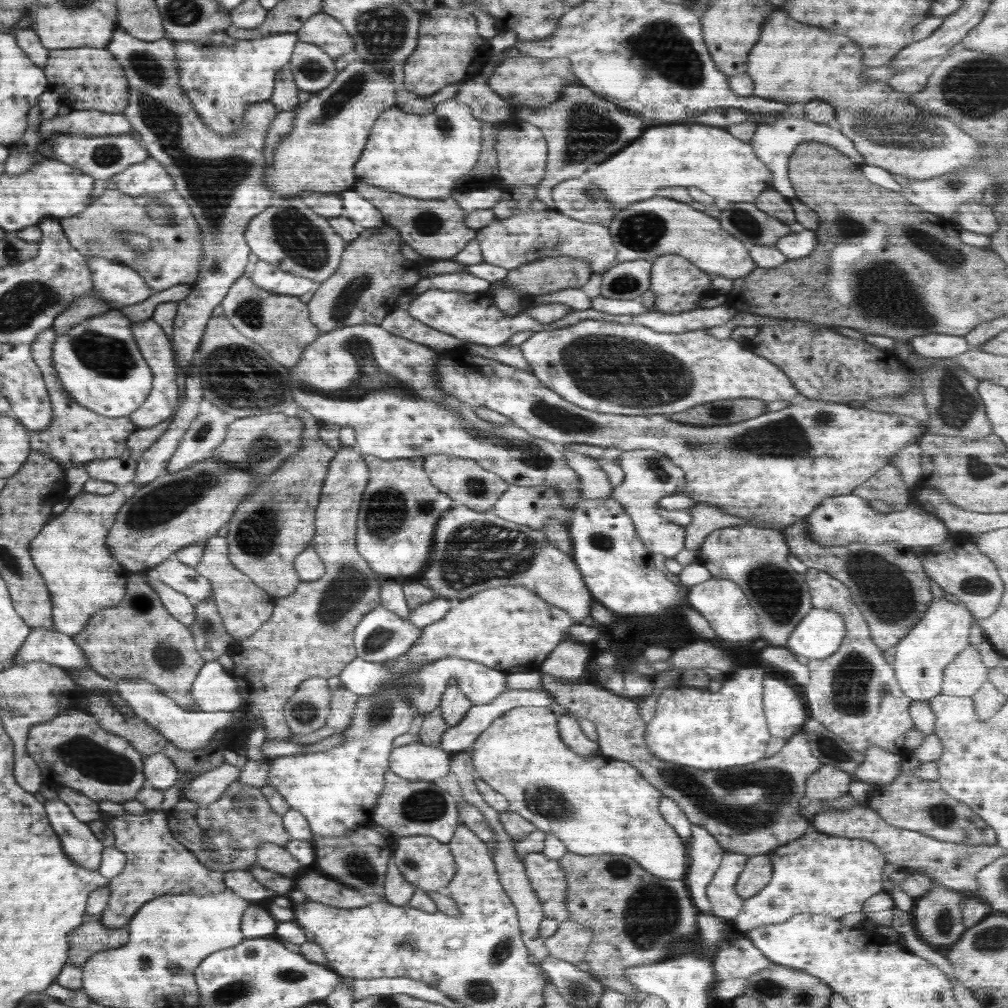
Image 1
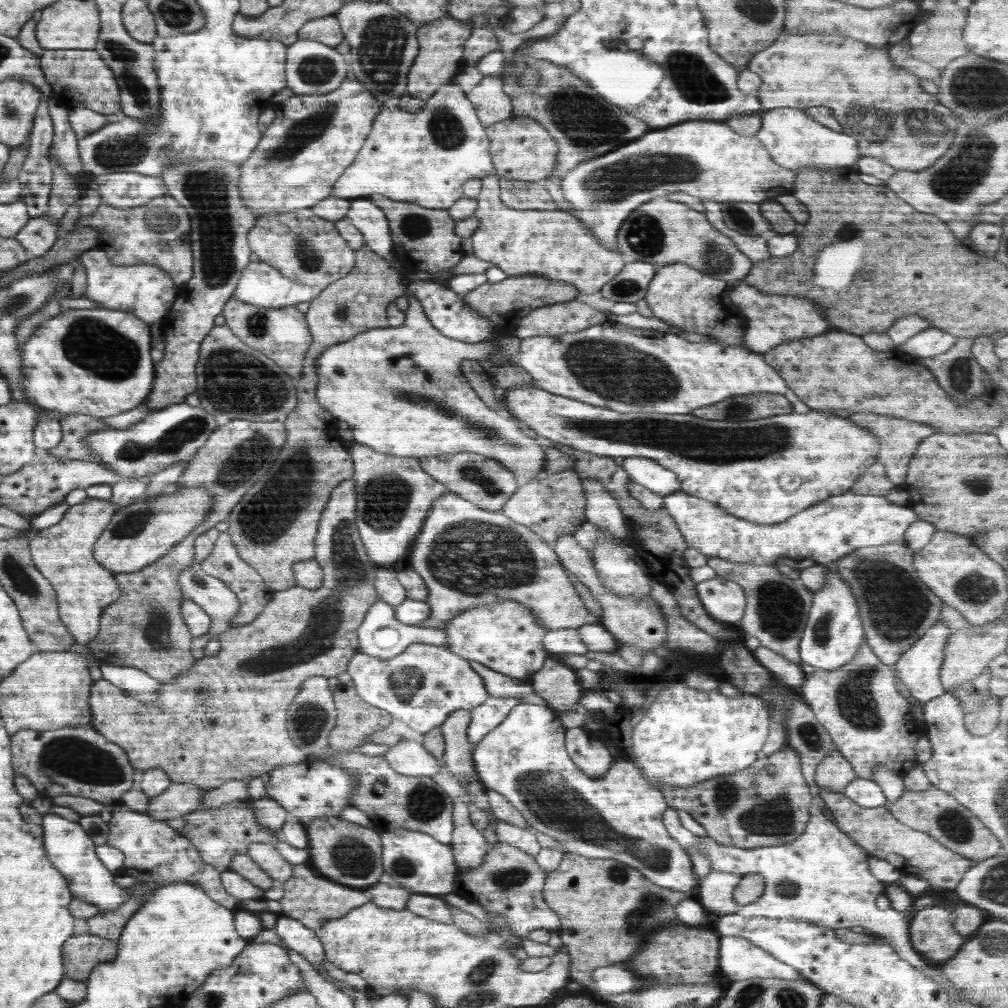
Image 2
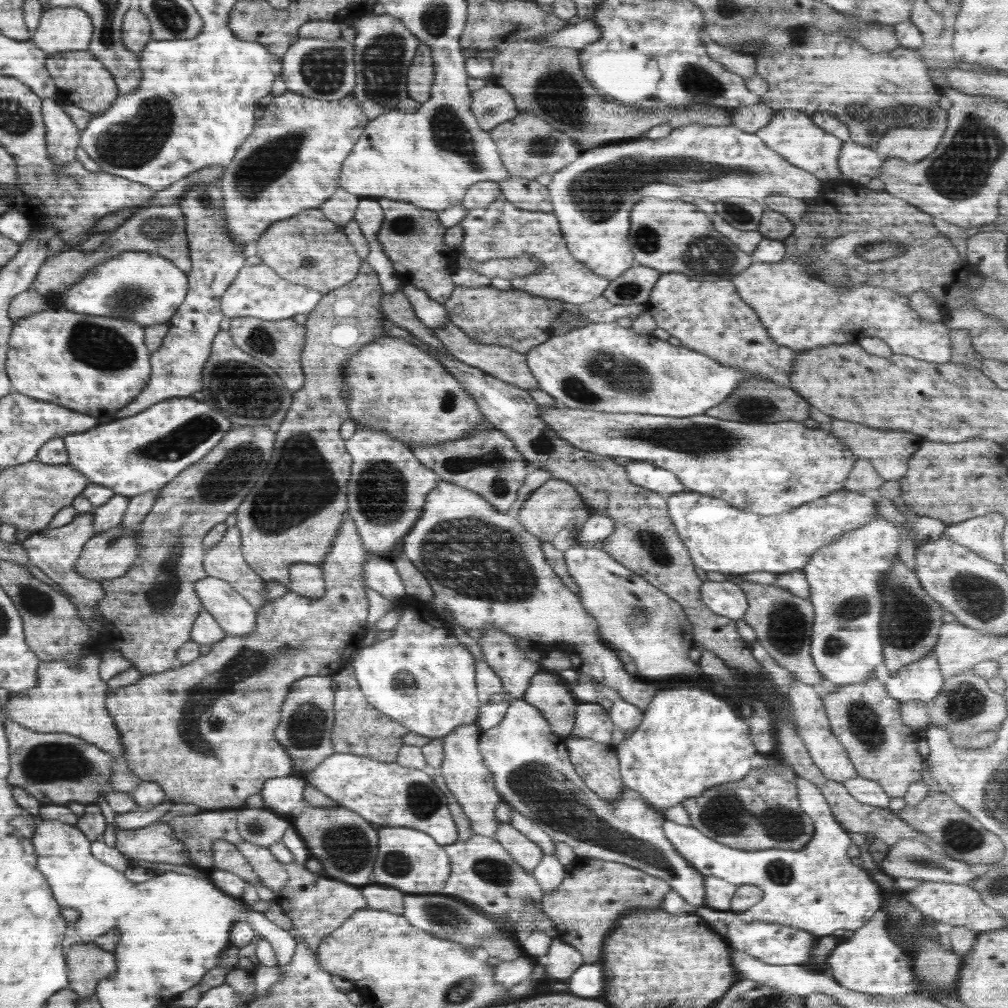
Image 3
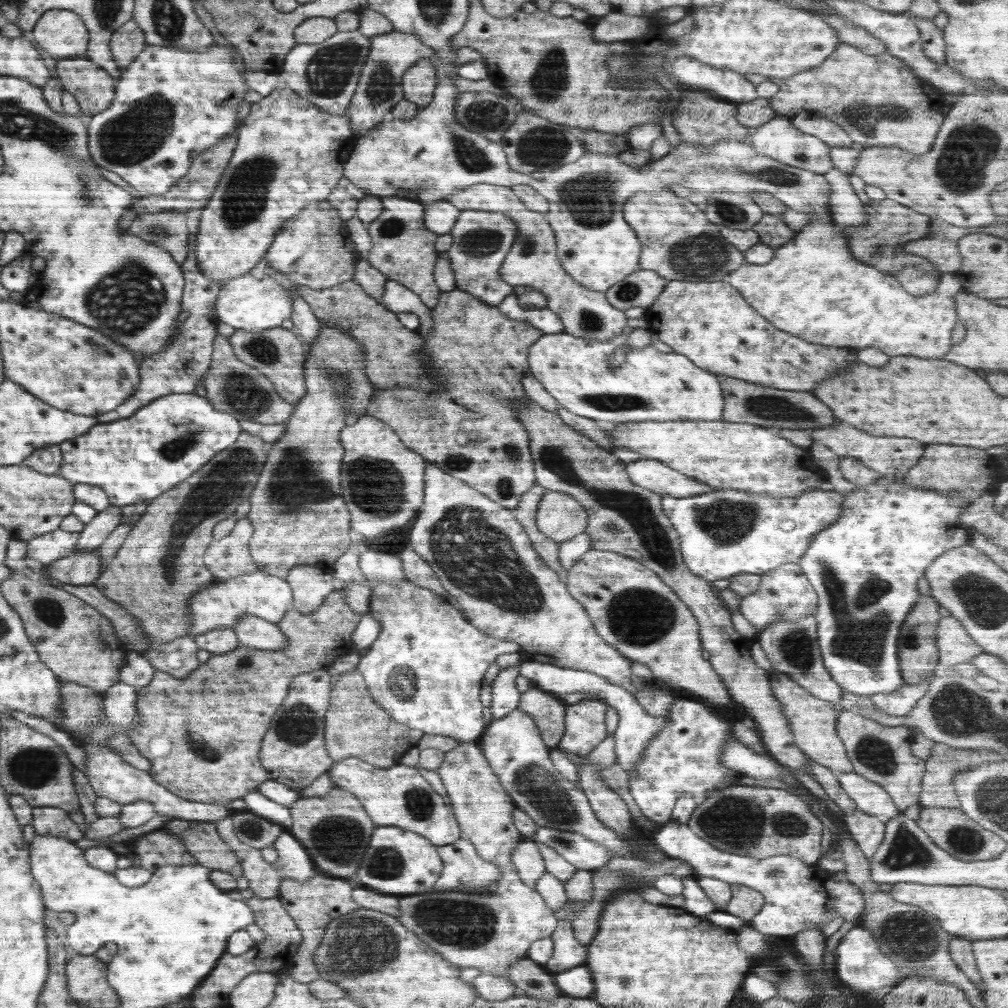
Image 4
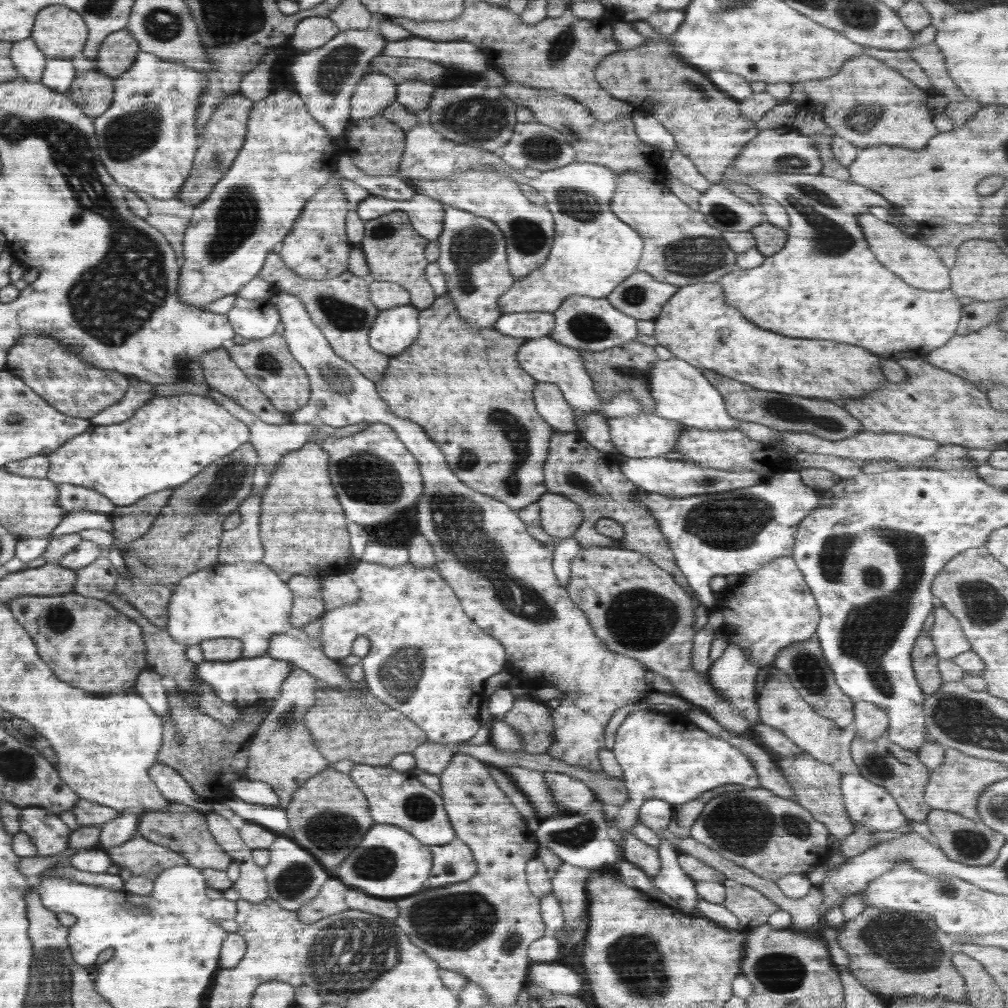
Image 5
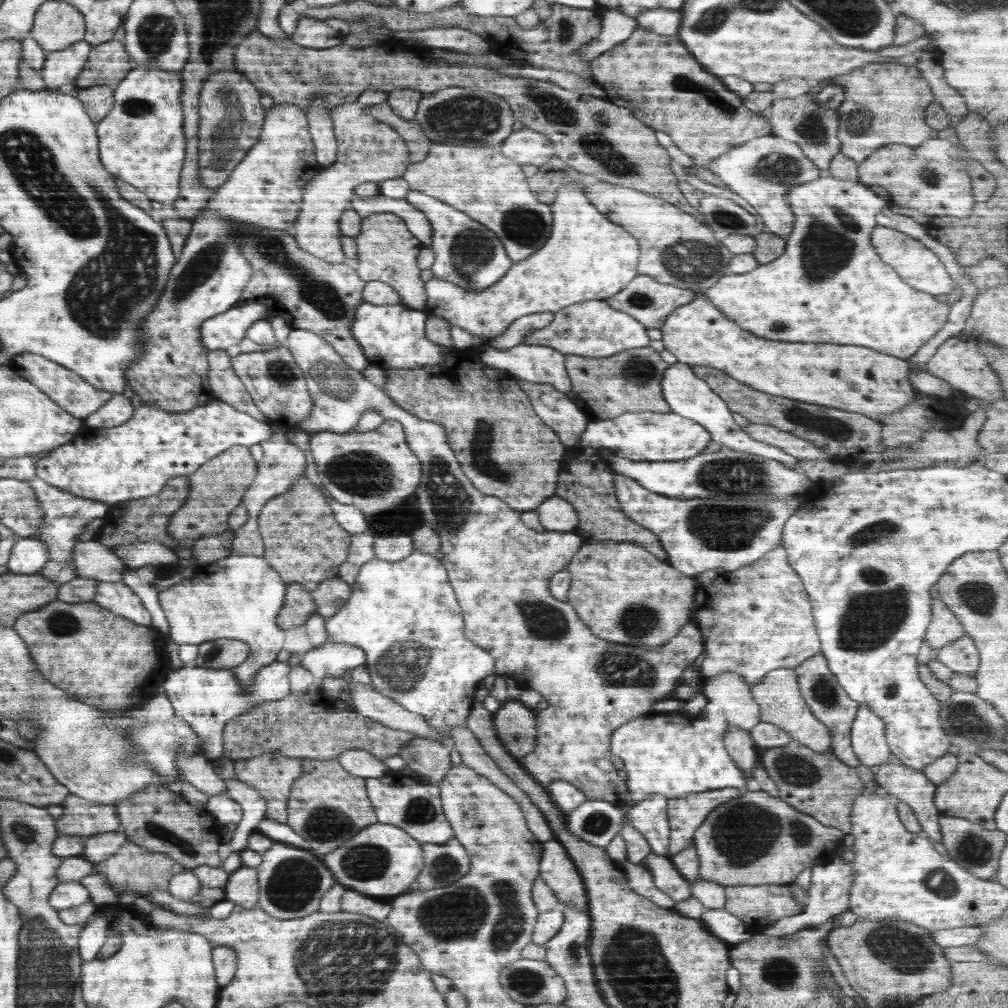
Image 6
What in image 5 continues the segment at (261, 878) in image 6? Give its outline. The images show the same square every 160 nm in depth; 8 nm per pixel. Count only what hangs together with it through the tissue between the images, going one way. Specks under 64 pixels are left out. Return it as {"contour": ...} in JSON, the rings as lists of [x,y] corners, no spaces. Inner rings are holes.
{"contour":[[[277,836],[267,849],[270,858],[263,869],[268,883],[268,899],[275,900],[286,912],[302,910],[301,906],[316,897],[321,886],[332,876],[312,854],[289,836]]]}

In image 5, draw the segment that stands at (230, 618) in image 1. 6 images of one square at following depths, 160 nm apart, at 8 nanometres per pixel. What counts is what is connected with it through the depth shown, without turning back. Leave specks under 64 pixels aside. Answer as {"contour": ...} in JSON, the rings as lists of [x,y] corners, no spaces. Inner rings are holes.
{"contour":[[[251,493],[240,504],[238,512],[241,521],[231,531],[224,531],[218,543],[219,564],[234,564],[235,562],[258,562],[264,556],[259,531],[262,493]]]}

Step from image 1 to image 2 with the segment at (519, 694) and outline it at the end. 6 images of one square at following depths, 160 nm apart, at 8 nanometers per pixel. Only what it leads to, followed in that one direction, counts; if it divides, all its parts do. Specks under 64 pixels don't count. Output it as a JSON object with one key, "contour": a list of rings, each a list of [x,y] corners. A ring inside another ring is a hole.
{"contour":[[[500,696],[500,698],[488,698],[484,704],[472,709],[471,721],[467,728],[469,743],[475,747],[488,732],[494,730],[508,713],[518,706],[516,697]]]}

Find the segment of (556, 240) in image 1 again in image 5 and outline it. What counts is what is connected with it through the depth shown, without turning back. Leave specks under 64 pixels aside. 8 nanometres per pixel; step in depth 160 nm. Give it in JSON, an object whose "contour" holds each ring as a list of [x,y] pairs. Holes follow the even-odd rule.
{"contour":[[[443,204],[442,233],[437,238],[440,254],[436,260],[446,279],[447,296],[469,327],[492,328],[500,318],[498,299],[506,294],[515,278],[507,263],[507,244],[498,226],[486,218]]]}

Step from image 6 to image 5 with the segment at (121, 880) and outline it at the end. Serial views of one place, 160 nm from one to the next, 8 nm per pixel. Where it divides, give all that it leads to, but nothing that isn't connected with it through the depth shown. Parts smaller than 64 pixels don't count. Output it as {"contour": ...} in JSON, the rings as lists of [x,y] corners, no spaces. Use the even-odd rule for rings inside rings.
{"contour":[[[136,835],[120,846],[107,850],[113,864],[122,867],[124,875],[144,875],[152,882],[166,869],[180,866],[187,861],[177,852],[150,839]]]}

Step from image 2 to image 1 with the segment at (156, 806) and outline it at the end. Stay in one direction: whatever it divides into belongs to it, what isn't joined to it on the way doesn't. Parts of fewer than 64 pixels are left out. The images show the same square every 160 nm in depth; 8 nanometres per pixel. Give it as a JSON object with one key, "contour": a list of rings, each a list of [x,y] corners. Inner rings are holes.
{"contour":[[[224,761],[214,770],[187,782],[181,790],[181,798],[186,797],[197,805],[206,806],[218,800],[226,788],[238,779],[240,773],[236,766]]]}

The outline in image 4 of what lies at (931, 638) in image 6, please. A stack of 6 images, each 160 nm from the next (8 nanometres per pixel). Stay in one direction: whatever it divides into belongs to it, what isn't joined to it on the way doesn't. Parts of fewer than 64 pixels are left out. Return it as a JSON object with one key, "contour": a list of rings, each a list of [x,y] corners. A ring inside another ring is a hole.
{"contour":[[[952,616],[941,617],[936,631],[939,664],[949,670],[958,664],[970,663],[983,654],[982,648],[970,638],[962,623]]]}

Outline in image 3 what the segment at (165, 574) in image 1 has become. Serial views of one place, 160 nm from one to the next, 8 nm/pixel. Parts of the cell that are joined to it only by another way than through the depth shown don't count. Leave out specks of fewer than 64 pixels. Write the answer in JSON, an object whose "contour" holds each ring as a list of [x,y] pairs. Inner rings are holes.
{"contour":[[[207,576],[194,583],[194,590],[218,626],[227,635],[250,636],[255,629],[256,610],[232,585],[221,578]]]}

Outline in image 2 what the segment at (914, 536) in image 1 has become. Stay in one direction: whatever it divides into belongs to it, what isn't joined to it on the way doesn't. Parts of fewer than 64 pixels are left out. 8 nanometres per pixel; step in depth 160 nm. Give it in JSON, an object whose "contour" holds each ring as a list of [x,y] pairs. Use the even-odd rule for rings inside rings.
{"contour":[[[848,490],[806,507],[792,518],[774,524],[748,522],[728,514],[721,506],[682,491],[663,497],[668,514],[690,548],[697,548],[708,557],[720,557],[733,563],[752,563],[773,567],[791,566],[804,570],[809,566],[826,565],[856,549],[903,543],[904,533],[919,520],[918,513],[907,505],[890,503],[885,497],[858,494]]]}

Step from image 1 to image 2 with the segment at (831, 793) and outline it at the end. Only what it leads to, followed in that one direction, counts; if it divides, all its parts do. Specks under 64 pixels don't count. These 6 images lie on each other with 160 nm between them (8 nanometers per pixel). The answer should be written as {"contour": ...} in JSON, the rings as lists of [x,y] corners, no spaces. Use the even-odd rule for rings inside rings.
{"contour":[[[835,750],[830,756],[827,756],[820,764],[818,764],[817,770],[815,772],[814,783],[818,788],[817,793],[820,791],[820,788],[829,788],[834,792],[843,792],[845,786],[853,782],[857,778],[853,767],[850,762],[846,760],[841,754],[840,751]]]}

